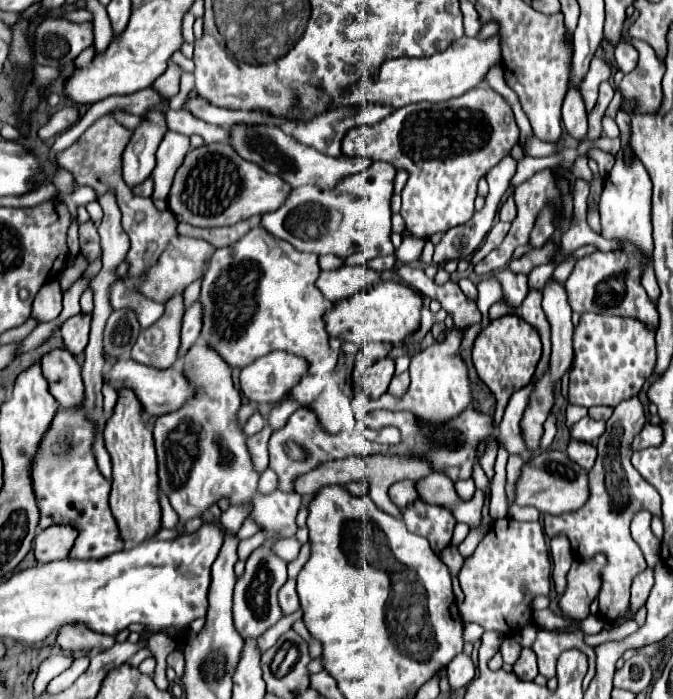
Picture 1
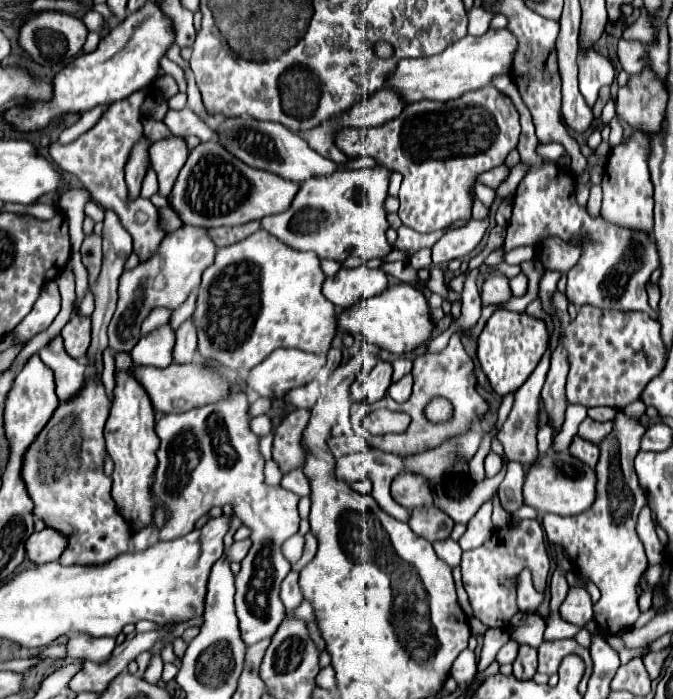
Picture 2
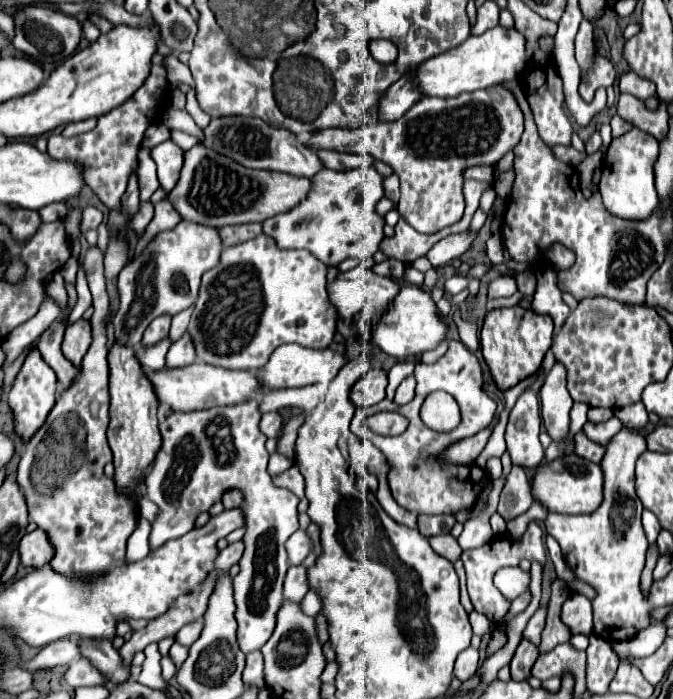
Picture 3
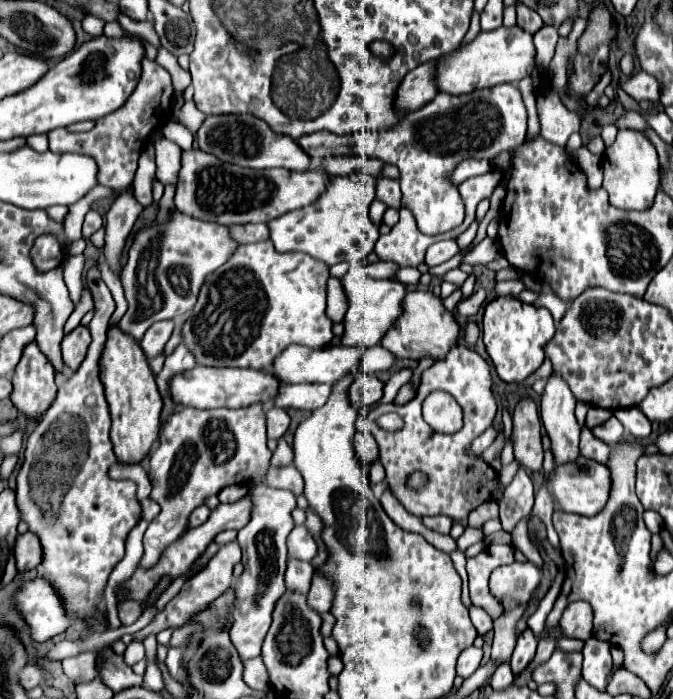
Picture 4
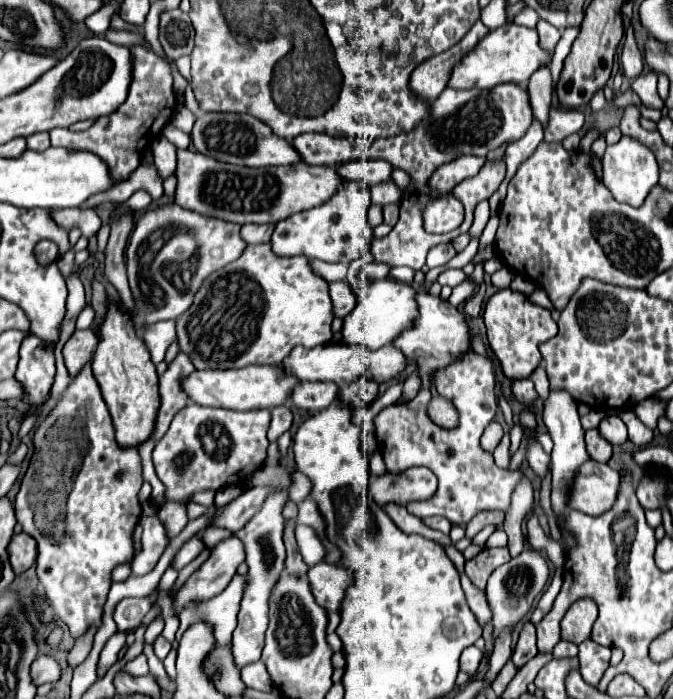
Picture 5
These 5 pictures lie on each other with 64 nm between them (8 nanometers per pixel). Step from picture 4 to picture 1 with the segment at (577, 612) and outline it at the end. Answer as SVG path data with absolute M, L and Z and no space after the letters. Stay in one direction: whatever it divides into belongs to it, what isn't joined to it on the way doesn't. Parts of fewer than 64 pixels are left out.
M604 554L592 558L576 558L566 576L566 590L560 598L562 614L570 620L584 620L590 614L590 604L600 592L600 566L606 562Z

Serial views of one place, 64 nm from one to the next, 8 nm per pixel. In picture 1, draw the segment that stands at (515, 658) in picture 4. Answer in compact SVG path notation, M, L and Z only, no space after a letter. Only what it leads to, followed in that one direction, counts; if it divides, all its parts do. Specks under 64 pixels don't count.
M524 648L518 662L514 664L514 674L520 680L534 680L538 676L538 666L536 666L536 654L530 648Z

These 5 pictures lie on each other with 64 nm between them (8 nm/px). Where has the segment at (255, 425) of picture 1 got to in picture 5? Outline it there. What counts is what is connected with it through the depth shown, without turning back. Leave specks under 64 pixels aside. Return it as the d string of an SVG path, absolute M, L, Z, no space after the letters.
M286 404L282 406L276 406L270 410L272 414L272 420L270 420L270 428L268 428L268 440L270 442L276 442L292 424L292 412Z

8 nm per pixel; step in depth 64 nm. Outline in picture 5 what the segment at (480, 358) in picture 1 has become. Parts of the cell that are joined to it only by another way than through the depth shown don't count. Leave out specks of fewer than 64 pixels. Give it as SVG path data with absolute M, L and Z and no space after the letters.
M510 288L496 292L488 302L484 310L484 324L486 324L486 336L488 344L498 358L502 372L508 380L522 380L528 378L538 364L542 362L542 354L538 346L552 336L556 336L558 328L550 314L550 310L532 304L524 294L514 292Z

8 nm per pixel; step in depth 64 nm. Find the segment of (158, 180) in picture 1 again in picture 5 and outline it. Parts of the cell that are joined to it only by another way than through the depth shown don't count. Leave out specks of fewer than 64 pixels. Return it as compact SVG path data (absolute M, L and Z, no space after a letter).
M156 136L152 142L152 152L154 152L154 166L158 174L166 180L176 172L176 146L168 142L164 136Z

